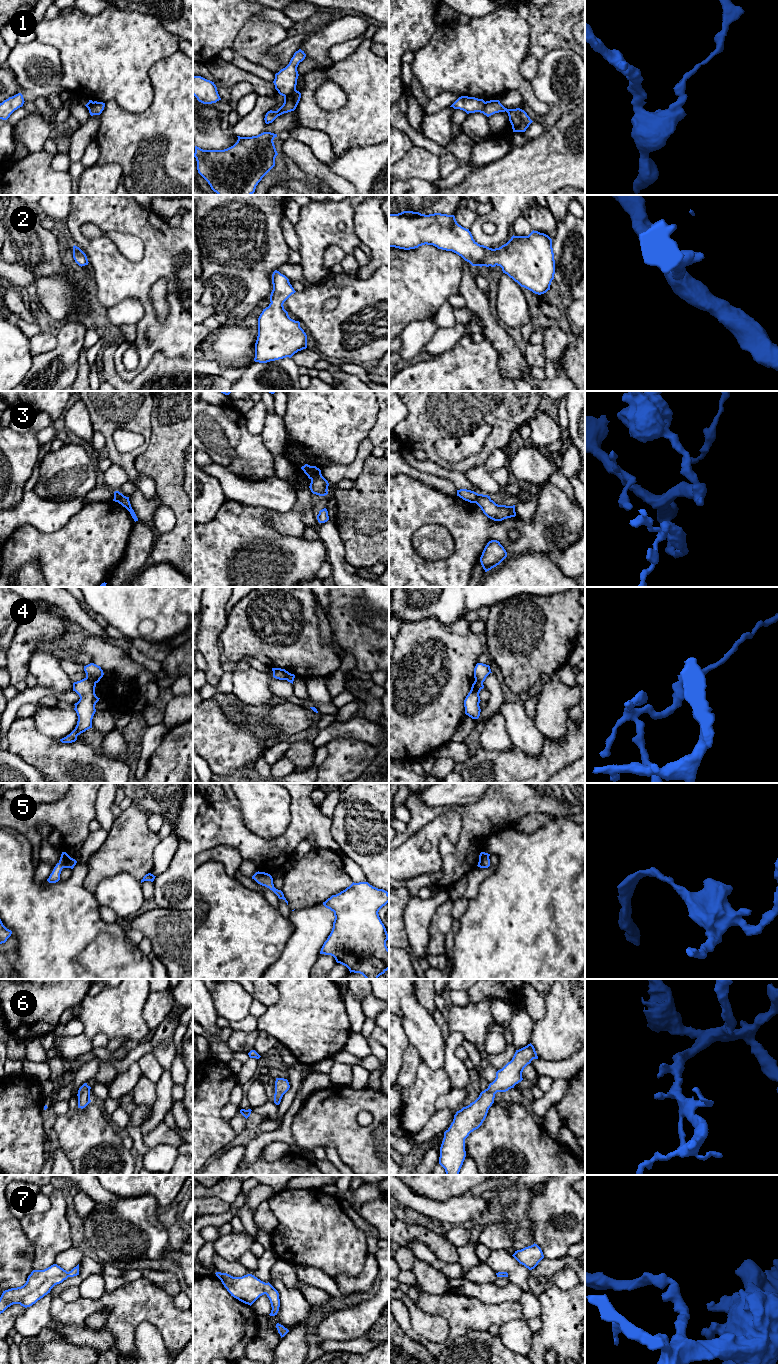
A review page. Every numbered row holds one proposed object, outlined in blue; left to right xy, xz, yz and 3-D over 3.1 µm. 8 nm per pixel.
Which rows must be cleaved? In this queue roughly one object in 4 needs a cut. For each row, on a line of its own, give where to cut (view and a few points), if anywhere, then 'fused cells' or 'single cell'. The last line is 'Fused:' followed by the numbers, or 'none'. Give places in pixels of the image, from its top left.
1: xz (295, 89), (284, 97) | fused cells
2: no cut | single cell
3: xz (321, 475), (311, 480) | fused cells
4: xy (86, 677), (95, 683) | fused cells
5: no cut | single cell
6: no cut | single cell
7: no cut | single cell
Fused: 1, 3, 4

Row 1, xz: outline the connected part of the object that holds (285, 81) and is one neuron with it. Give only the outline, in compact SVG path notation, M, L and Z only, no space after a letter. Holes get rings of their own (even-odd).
M299 49L296 51L291 58L289 64L275 74L273 81L275 89L278 93L284 97L290 95L296 90L298 71L297 67L306 57L304 51Z

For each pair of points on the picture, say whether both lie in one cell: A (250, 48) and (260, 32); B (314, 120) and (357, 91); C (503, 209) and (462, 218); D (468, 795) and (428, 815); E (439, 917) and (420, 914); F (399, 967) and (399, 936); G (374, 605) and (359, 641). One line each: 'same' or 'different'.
A: same
B: same
C: different
D: different
E: different
F: different
G: different

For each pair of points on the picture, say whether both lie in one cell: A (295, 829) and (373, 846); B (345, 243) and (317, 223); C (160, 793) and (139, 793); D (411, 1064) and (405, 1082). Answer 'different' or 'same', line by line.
A: different
B: same
C: same
D: same

